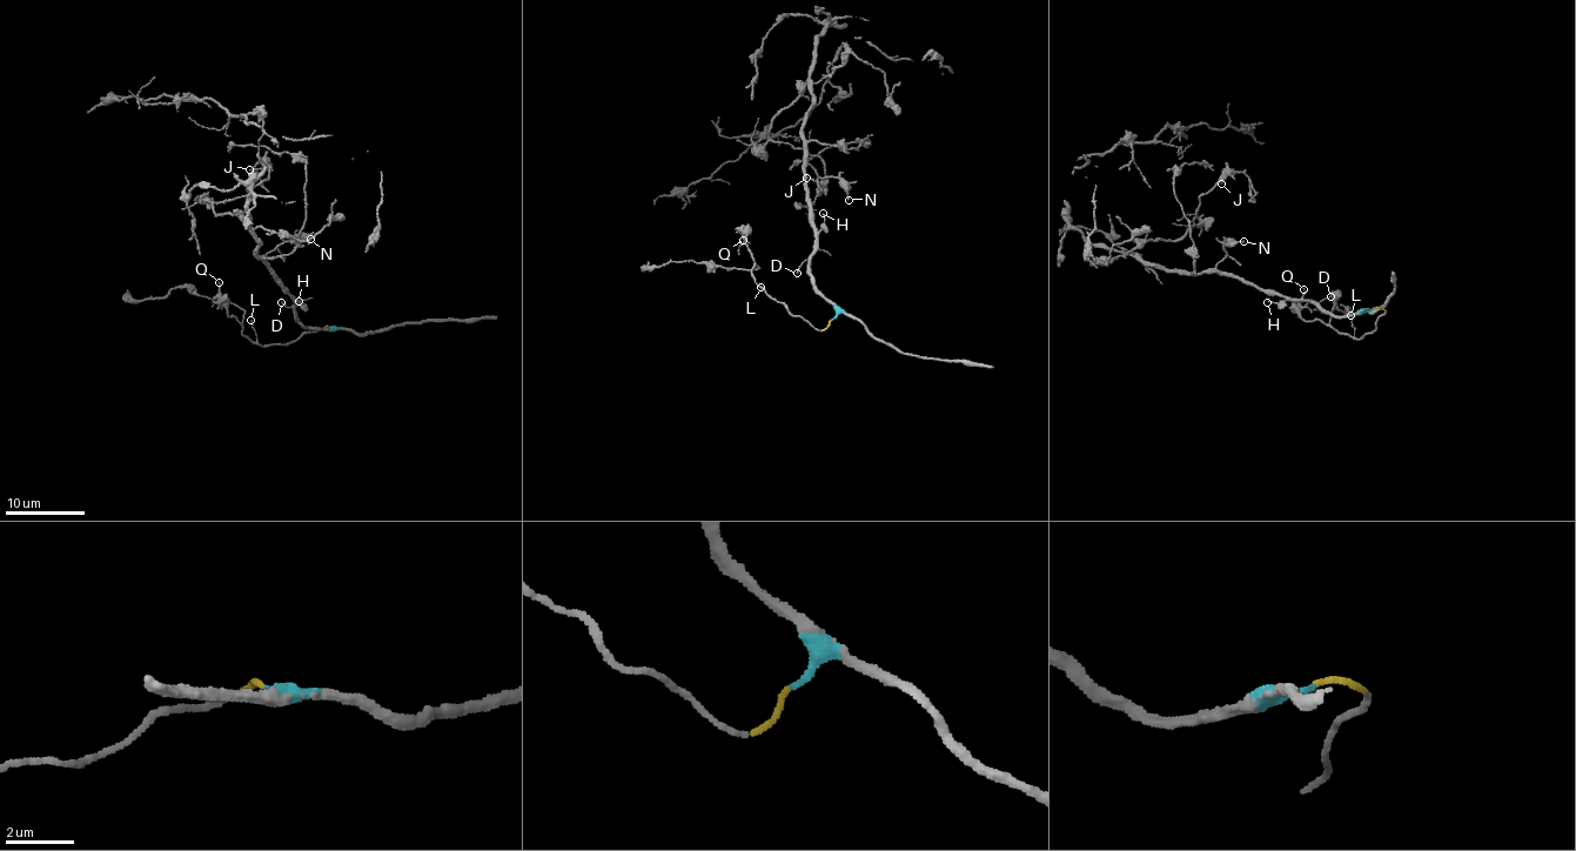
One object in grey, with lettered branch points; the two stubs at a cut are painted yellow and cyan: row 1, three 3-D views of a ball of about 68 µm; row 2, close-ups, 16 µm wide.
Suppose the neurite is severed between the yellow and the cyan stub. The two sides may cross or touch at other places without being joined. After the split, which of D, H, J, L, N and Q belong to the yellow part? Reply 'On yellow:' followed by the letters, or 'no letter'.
On yellow: L, Q

